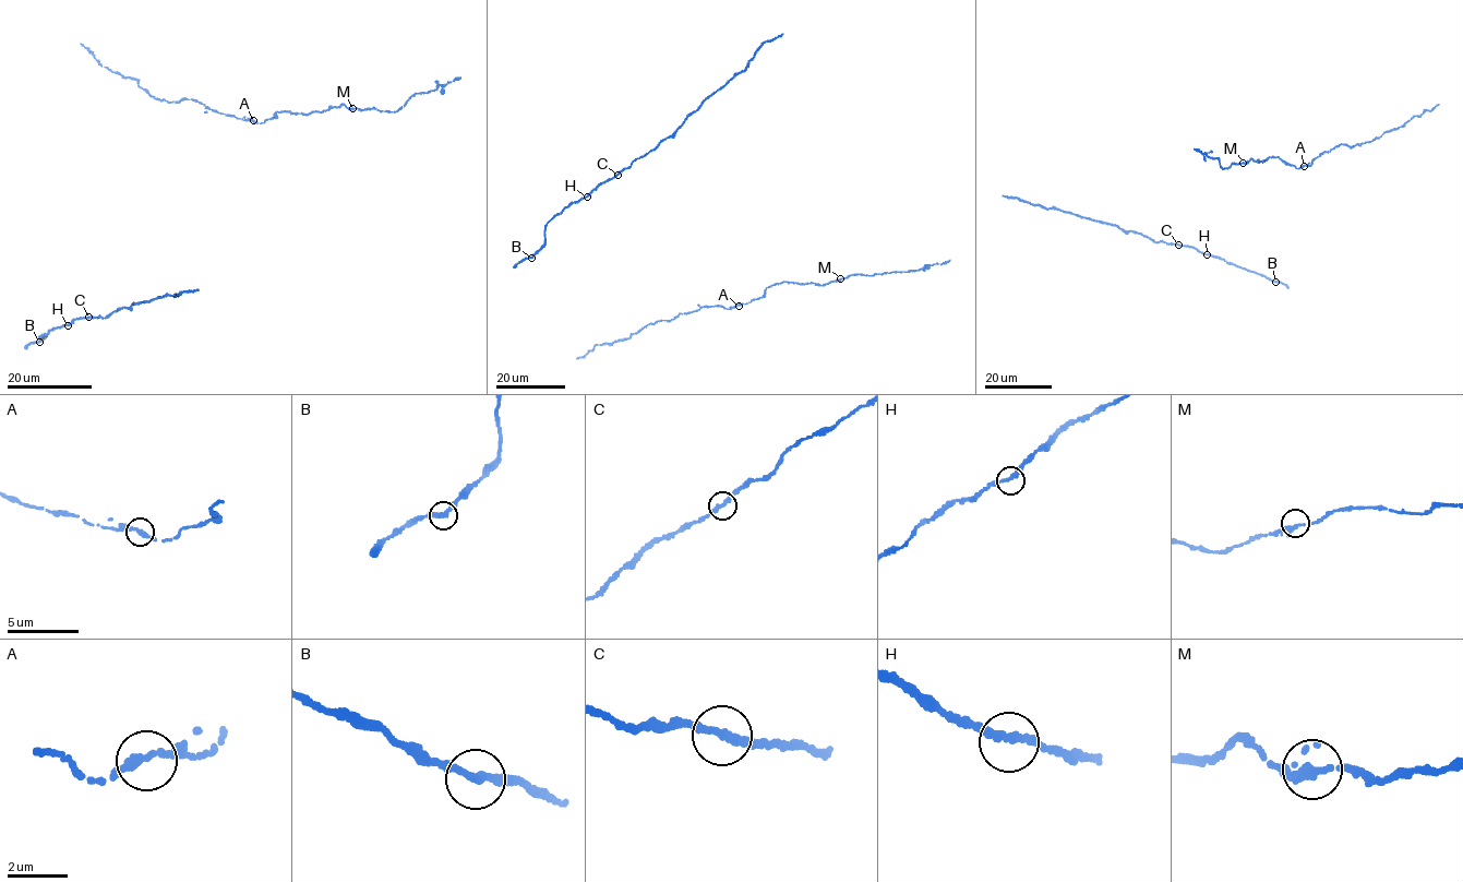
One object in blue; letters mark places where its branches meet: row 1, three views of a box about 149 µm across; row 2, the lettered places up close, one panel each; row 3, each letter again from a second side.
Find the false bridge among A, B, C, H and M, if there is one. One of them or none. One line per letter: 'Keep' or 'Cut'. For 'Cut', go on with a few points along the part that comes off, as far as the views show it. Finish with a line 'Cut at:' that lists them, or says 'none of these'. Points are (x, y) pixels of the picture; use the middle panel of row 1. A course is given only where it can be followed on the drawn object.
A: Keep
B: Keep
C: Keep
H: Keep
M: Keep
Cut at: none of these

